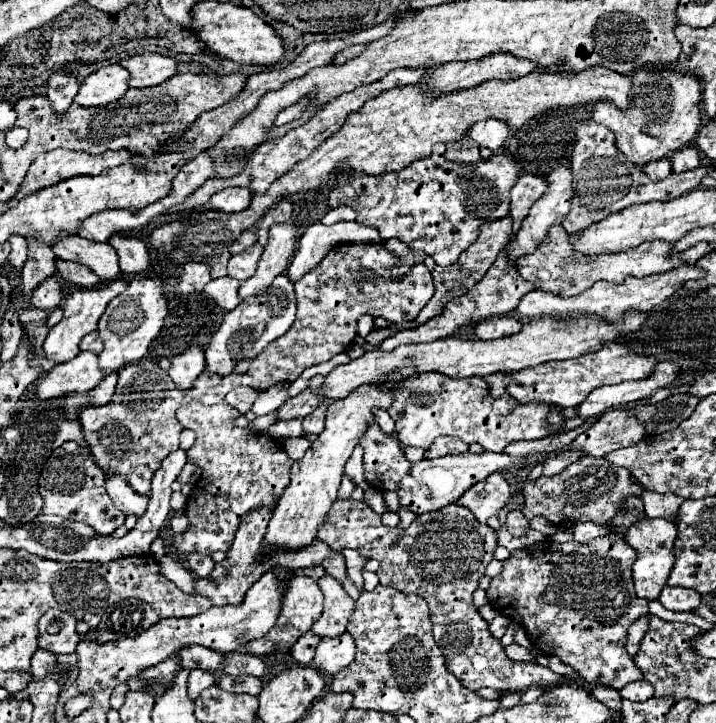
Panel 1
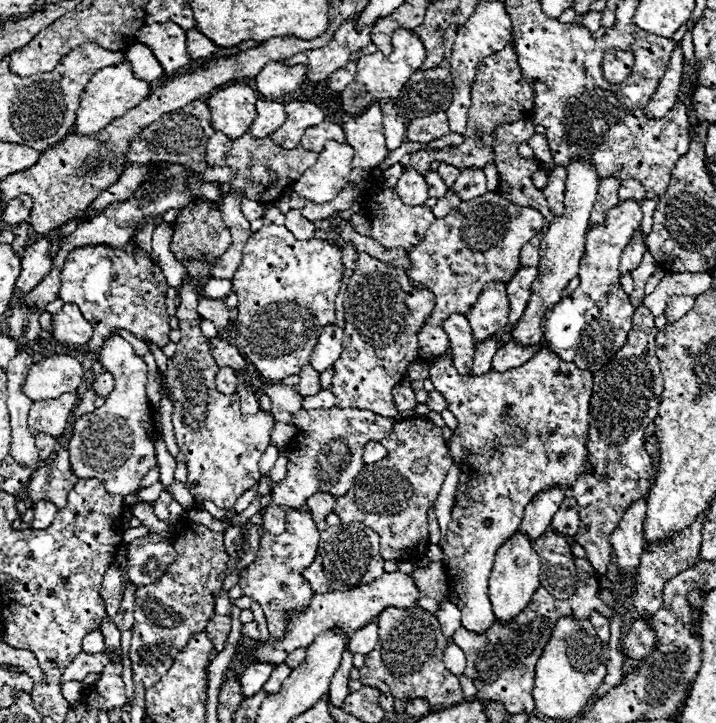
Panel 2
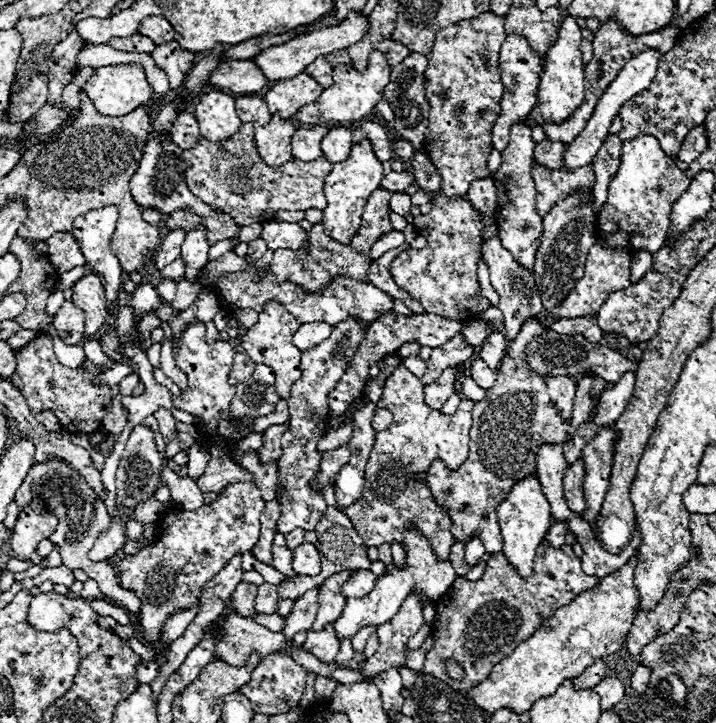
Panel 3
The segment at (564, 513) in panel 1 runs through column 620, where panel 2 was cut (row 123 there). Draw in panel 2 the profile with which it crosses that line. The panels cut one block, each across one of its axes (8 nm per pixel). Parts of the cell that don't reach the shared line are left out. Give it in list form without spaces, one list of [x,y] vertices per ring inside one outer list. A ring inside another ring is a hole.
[[[510,42],[506,48],[502,48],[500,52],[494,52],[492,56],[484,58],[478,64],[476,80],[472,84],[472,106],[468,112],[468,130],[464,134],[464,144],[460,144],[456,148],[414,152],[410,162],[404,166],[404,170],[414,168],[414,170],[426,174],[430,170],[430,162],[434,162],[434,160],[454,164],[460,170],[462,168],[480,168],[482,170],[488,162],[494,162],[494,152],[492,152],[494,128],[500,124],[512,124],[518,120],[526,120],[526,116],[532,112],[532,108],[534,108],[534,90],[524,80],[524,76],[520,72],[518,56]]]

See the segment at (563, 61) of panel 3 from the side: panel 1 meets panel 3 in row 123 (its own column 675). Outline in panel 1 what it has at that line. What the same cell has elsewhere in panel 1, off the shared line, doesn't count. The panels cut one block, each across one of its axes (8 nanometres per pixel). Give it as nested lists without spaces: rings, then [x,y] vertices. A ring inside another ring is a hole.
[[[640,518],[630,526],[626,532],[626,542],[638,552],[638,558],[632,566],[632,576],[634,576],[634,588],[640,598],[654,600],[660,596],[662,588],[666,586],[666,578],[670,576],[674,568],[674,542],[676,542],[678,530],[672,522],[666,522],[662,518]]]

